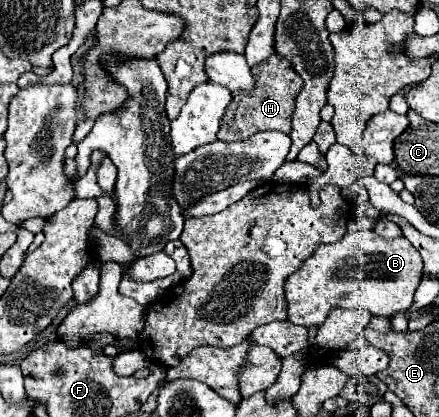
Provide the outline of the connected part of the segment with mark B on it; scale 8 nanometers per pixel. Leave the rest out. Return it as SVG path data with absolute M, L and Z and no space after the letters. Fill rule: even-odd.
M365 215L356 216L347 222L347 233L343 239L329 243L329 245L319 245L315 253L301 263L301 267L287 277L285 281L285 299L287 299L287 311L289 311L289 321L295 325L303 327L319 327L327 315L337 309L337 307L361 307L367 309L371 315L383 315L383 317L393 317L397 313L407 311L413 305L413 295L419 287L421 281L421 269L423 261L419 251L405 239L383 239L373 231L377 218Z

